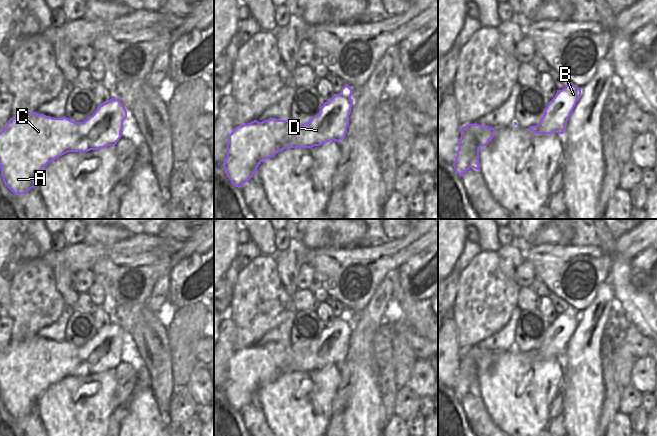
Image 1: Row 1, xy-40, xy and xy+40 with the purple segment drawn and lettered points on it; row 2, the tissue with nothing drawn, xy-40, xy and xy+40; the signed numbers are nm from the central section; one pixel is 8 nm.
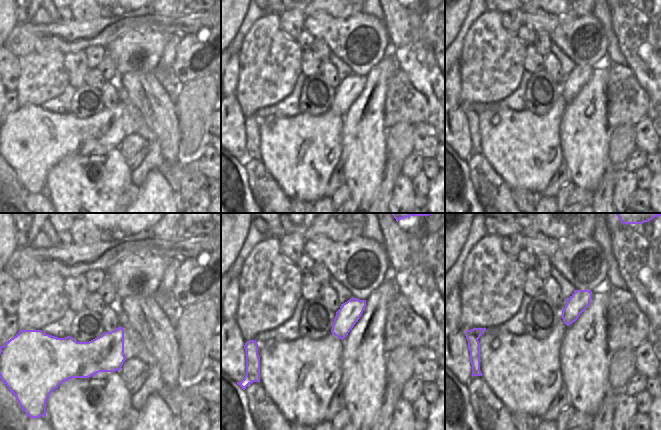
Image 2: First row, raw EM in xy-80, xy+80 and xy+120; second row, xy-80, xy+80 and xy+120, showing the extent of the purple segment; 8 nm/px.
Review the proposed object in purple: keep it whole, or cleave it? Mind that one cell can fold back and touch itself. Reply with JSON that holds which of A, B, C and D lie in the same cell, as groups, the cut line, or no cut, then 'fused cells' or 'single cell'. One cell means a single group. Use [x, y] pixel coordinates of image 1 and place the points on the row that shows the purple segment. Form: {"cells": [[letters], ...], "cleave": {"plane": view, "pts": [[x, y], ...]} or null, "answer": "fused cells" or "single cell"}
{"cells": [["A", "B", "C", "D"]], "cleave": null, "answer": "single cell"}

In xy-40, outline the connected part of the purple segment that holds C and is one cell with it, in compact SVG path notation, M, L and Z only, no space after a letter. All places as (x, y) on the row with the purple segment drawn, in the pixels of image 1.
M111 98L97 106L95 113L84 122L74 122L65 116L52 118L32 112L10 118L0 132L0 169L4 184L16 196L35 187L39 173L53 160L68 152L88 152L115 146L121 136L127 111L119 99Z

